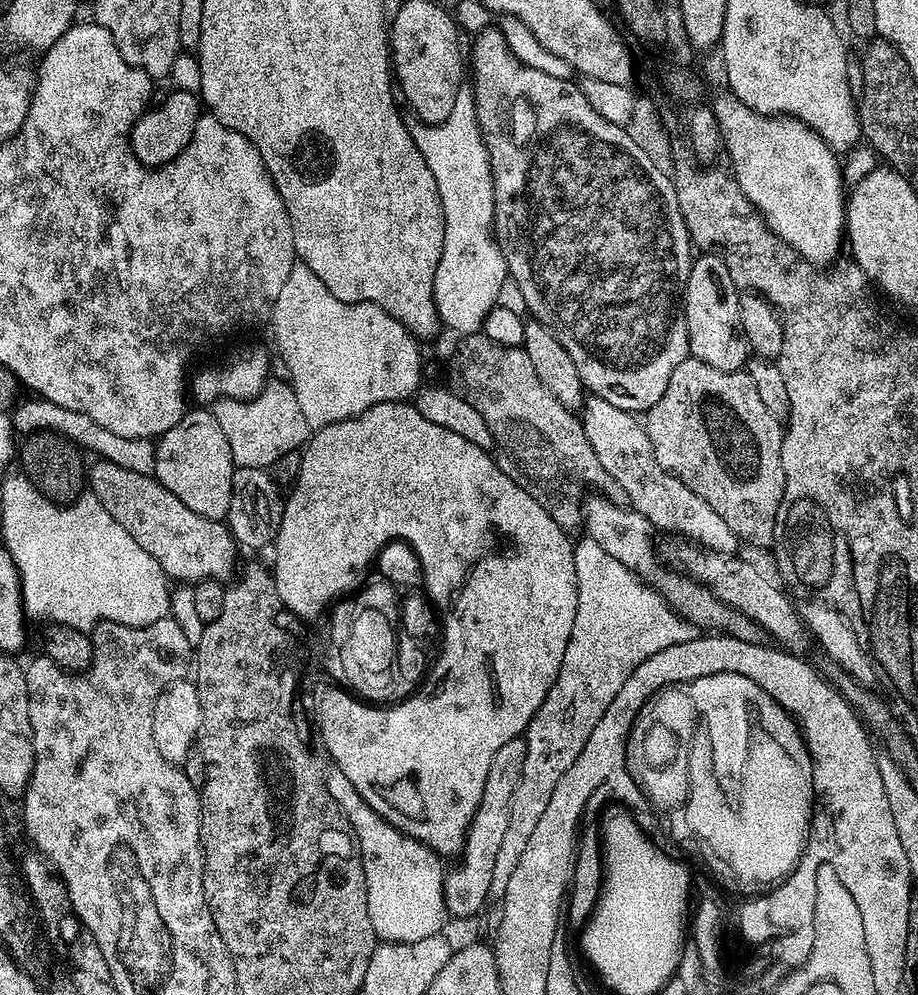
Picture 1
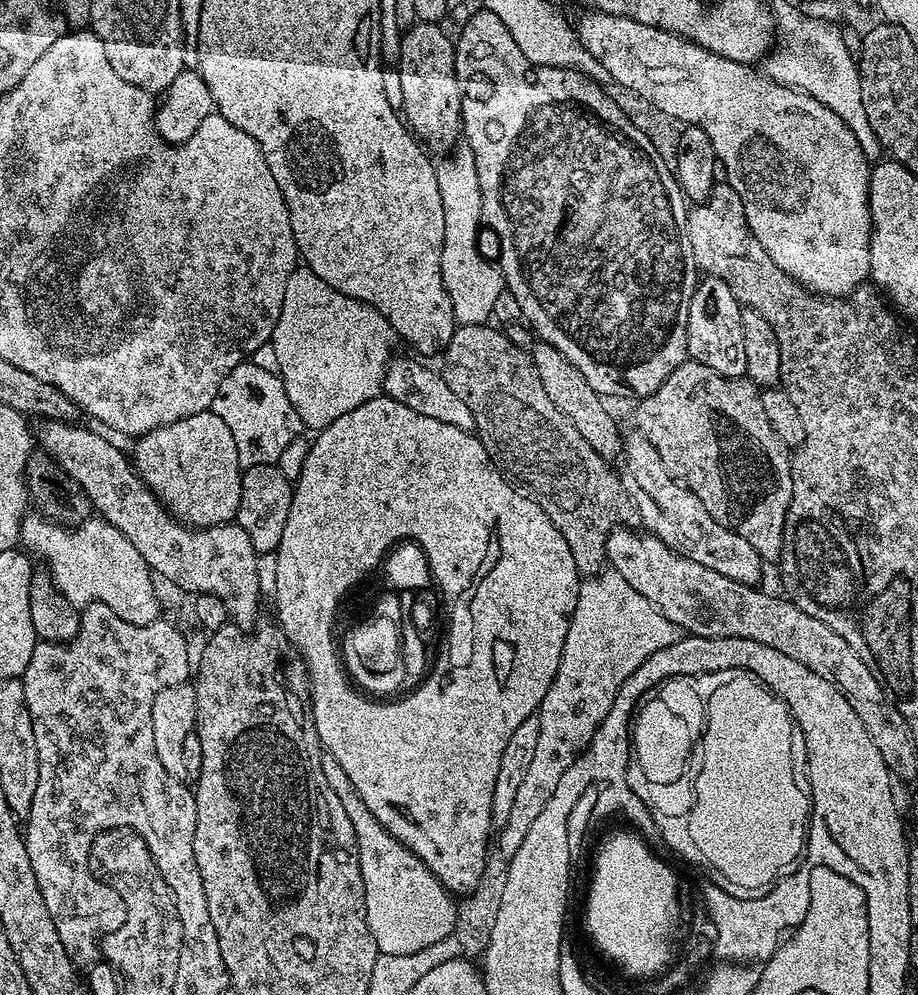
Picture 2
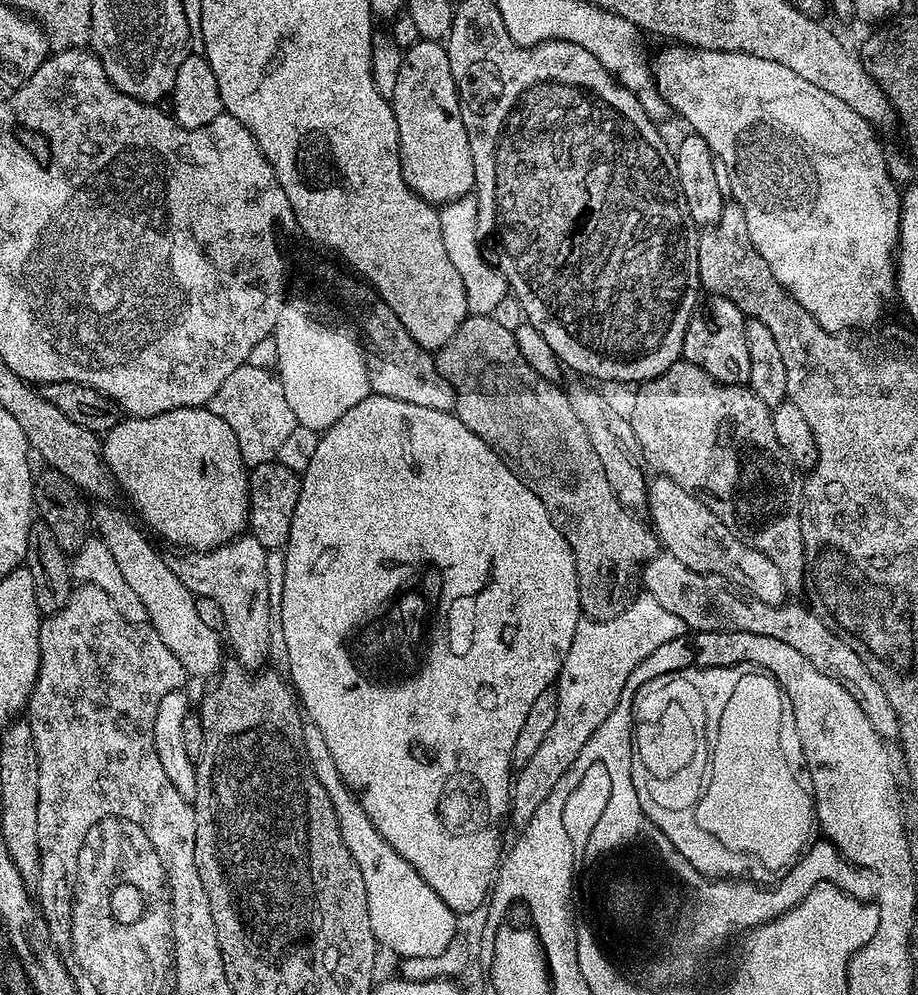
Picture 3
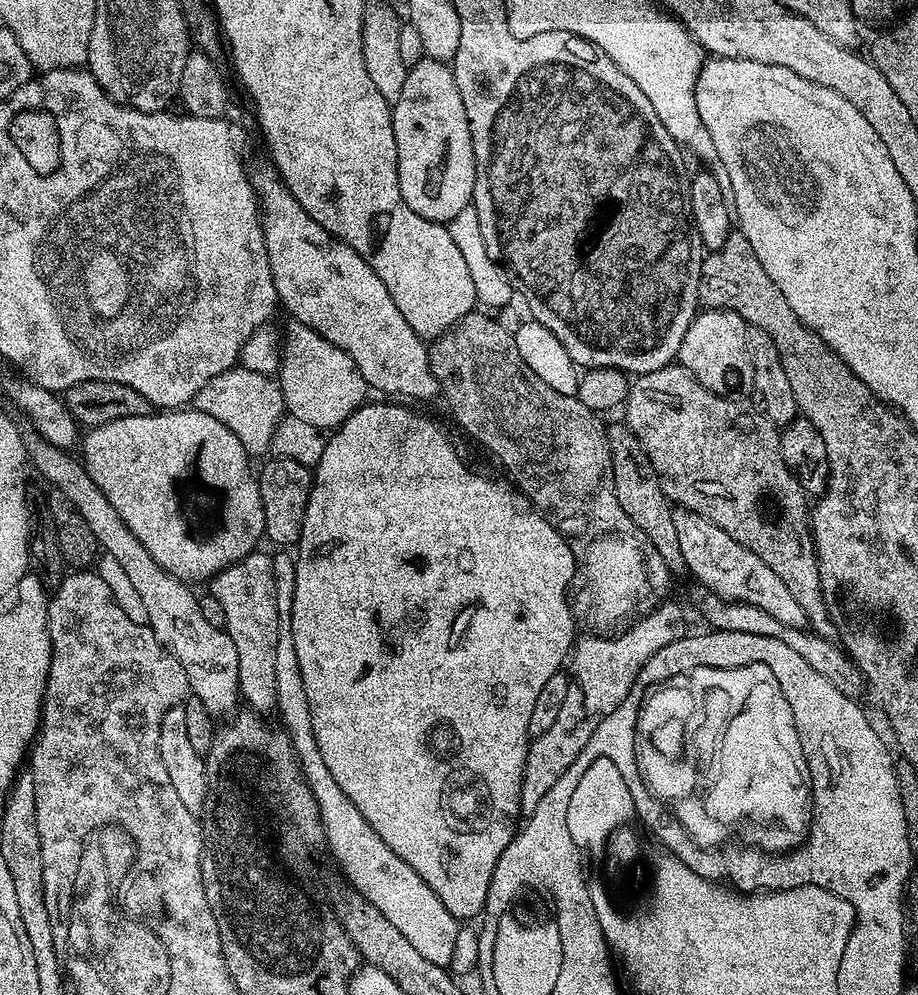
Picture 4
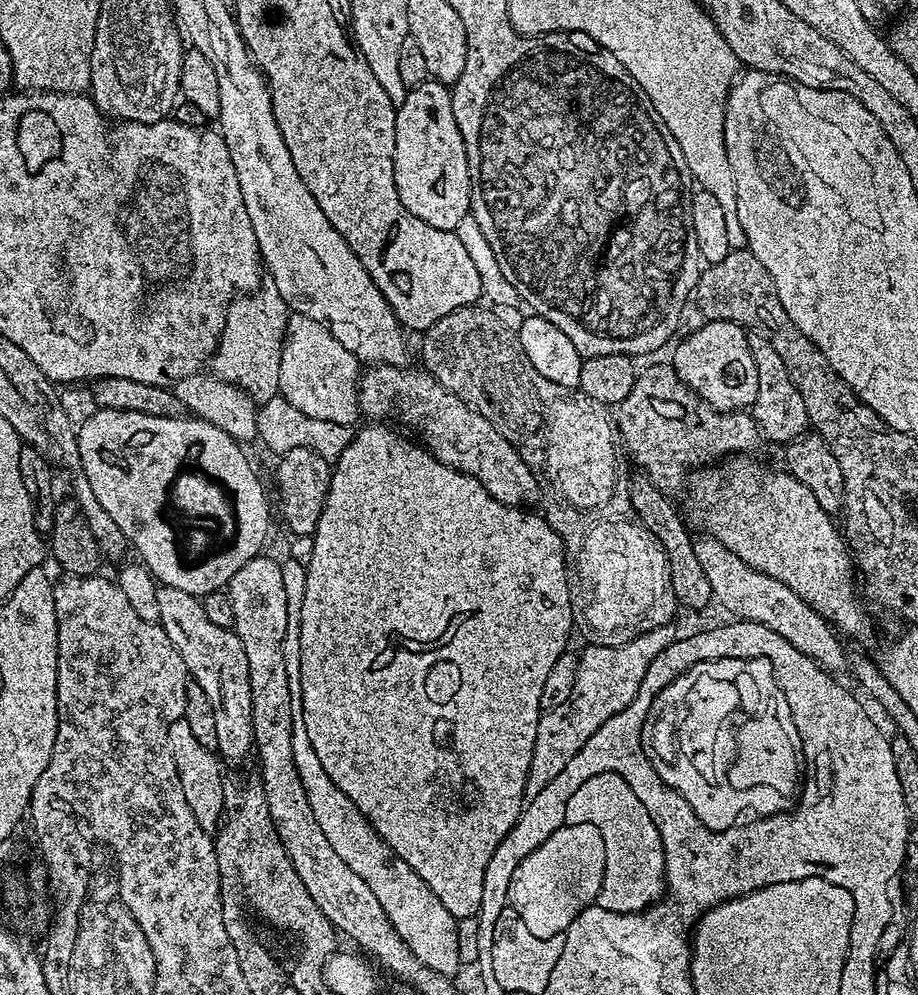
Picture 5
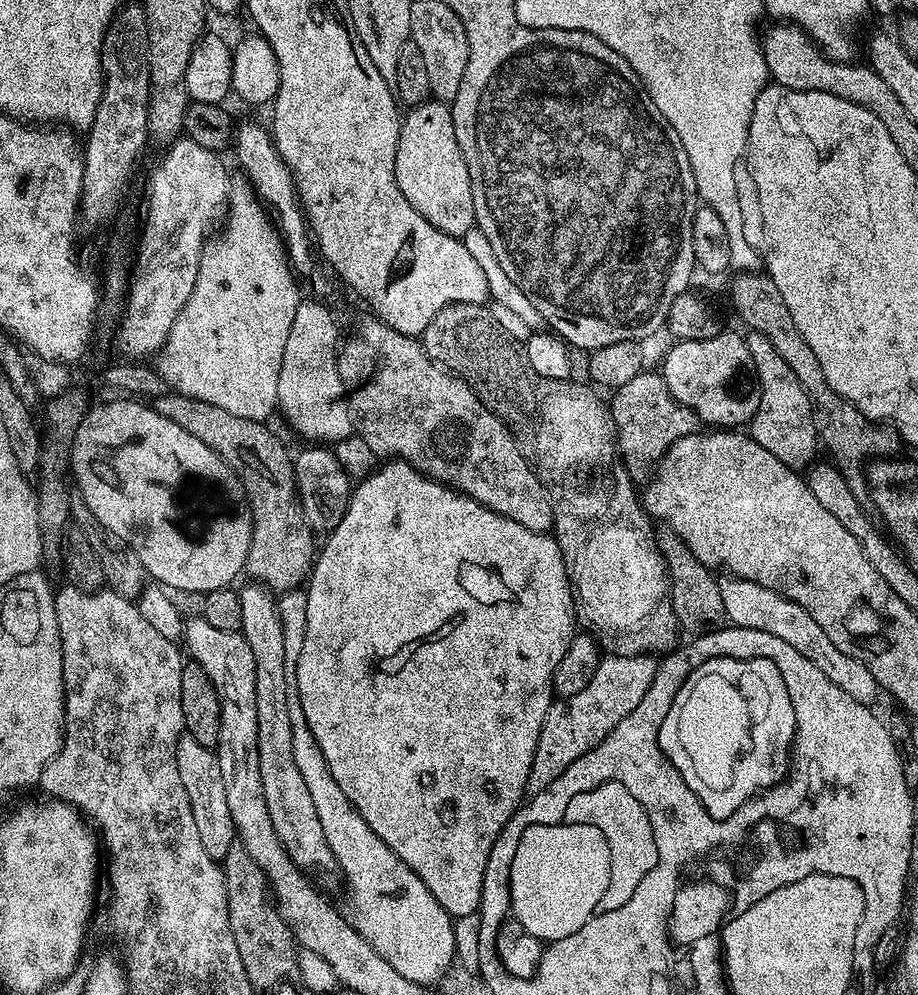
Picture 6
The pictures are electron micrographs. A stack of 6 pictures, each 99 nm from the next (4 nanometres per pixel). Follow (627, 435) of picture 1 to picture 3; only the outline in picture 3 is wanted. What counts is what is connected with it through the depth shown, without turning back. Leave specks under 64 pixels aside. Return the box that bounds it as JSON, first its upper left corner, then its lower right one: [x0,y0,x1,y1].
[647,475,786,604]

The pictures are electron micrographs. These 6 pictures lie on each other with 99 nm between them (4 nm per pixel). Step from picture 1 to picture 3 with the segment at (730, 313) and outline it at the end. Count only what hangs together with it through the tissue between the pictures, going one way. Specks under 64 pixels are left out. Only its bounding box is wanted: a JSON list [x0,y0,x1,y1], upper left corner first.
[683,295,750,385]

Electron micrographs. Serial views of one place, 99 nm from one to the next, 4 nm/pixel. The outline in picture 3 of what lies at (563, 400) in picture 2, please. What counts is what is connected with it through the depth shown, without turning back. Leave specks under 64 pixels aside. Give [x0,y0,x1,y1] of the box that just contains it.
[566,384,650,509]

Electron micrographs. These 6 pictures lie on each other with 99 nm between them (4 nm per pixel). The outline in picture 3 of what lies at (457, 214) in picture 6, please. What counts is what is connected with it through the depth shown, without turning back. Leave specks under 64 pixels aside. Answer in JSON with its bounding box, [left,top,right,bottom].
[390,38,476,206]

